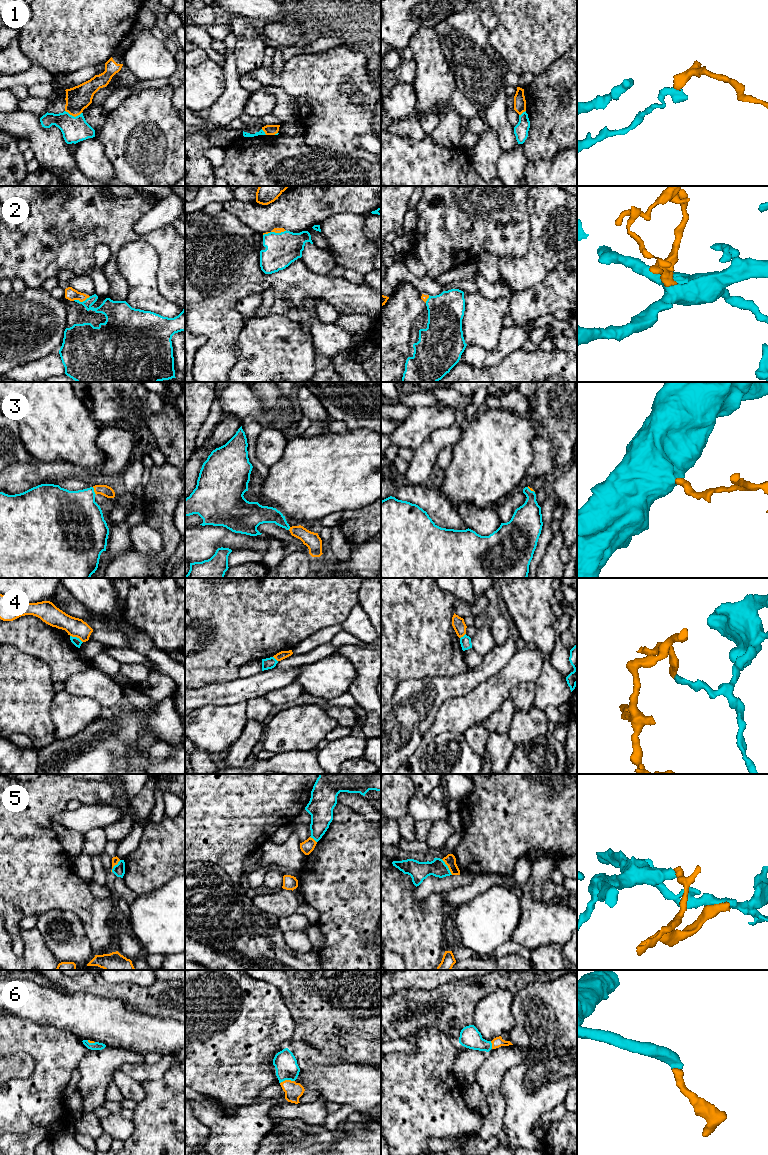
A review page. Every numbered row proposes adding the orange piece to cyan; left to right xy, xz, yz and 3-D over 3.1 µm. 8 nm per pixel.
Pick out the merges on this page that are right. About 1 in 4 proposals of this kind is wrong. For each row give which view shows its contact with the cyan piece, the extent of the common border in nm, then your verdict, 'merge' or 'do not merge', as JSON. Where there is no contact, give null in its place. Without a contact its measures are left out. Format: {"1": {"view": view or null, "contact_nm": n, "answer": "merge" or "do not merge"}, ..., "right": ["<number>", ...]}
{"1": {"view": "xy", "contact_nm": 140, "answer": "do not merge"}, "2": {"view": "xy", "contact_nm": 150, "answer": "merge"}, "3": {"view": "xy", "contact_nm": 70, "answer": "merge"}, "4": {"view": "xy", "contact_nm": 120, "answer": "do not merge"}, "5": {"view": "yz", "contact_nm": 160, "answer": "do not merge"}, "6": {"view": "xz", "contact_nm": 120, "answer": "merge"}, "right": ["2", "3", "6"]}

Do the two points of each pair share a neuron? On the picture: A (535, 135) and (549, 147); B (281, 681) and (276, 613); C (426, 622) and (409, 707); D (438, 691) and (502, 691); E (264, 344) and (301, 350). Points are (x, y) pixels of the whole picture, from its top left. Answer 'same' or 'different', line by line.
A: same
B: different
C: different
D: different
E: same

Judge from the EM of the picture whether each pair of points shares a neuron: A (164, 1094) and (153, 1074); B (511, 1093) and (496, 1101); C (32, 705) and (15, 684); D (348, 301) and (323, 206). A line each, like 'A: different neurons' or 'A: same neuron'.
A: different neurons
B: different neurons
C: same neuron
D: different neurons

